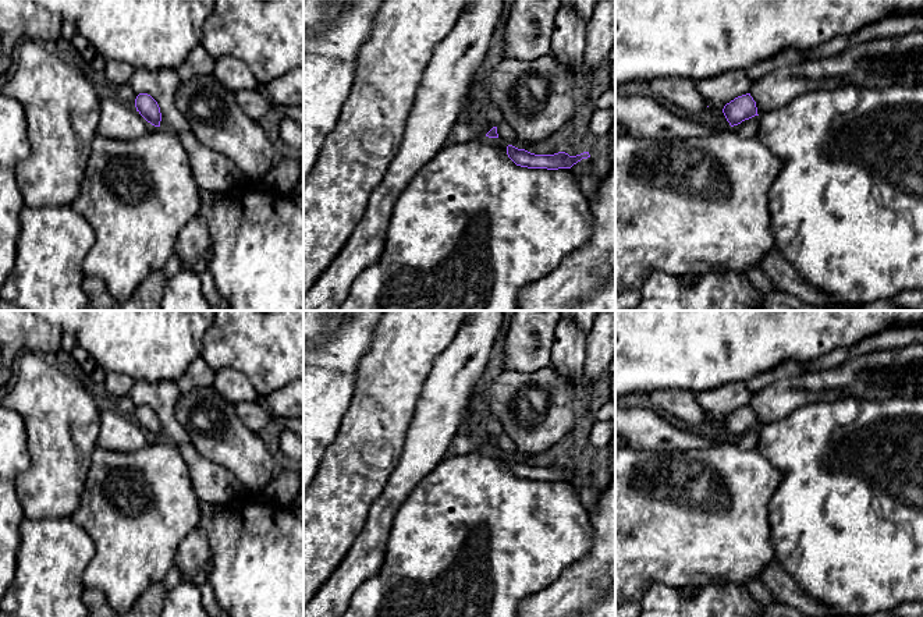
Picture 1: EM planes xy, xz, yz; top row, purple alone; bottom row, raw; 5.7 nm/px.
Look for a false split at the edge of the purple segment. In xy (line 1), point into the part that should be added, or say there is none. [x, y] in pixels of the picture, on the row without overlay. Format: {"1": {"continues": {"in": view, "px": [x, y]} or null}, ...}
{"1": {"continues": null}}

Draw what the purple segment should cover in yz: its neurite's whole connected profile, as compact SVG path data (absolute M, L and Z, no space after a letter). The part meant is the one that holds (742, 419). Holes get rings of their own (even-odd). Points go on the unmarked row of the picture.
M750 405L742 407L727 415L723 425L731 439L741 436L757 426L756 414Z

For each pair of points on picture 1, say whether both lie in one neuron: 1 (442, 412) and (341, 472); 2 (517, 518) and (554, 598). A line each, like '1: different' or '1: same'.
1: different
2: different

